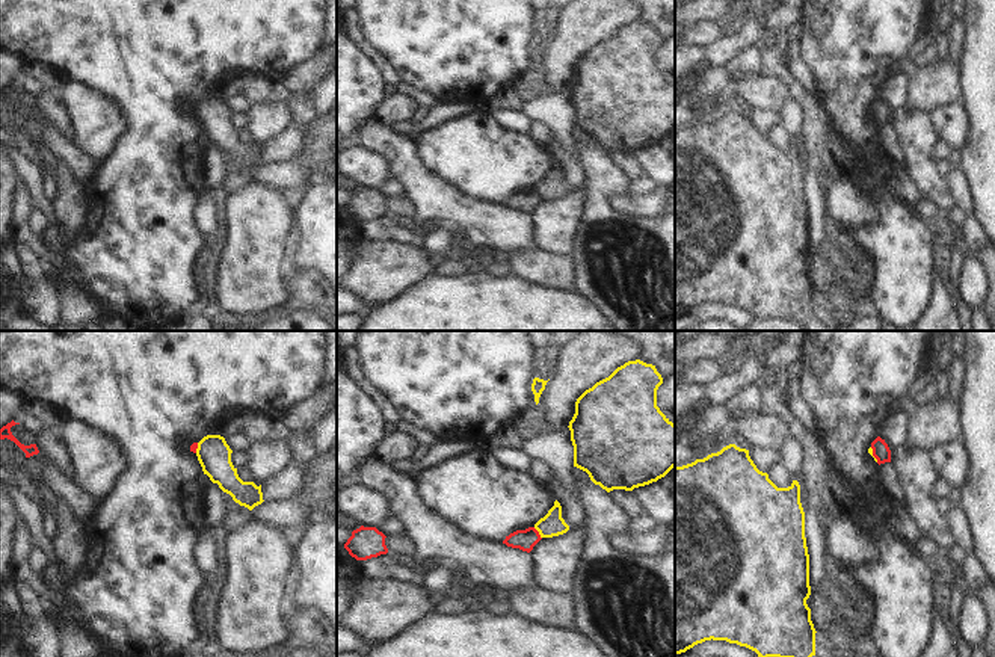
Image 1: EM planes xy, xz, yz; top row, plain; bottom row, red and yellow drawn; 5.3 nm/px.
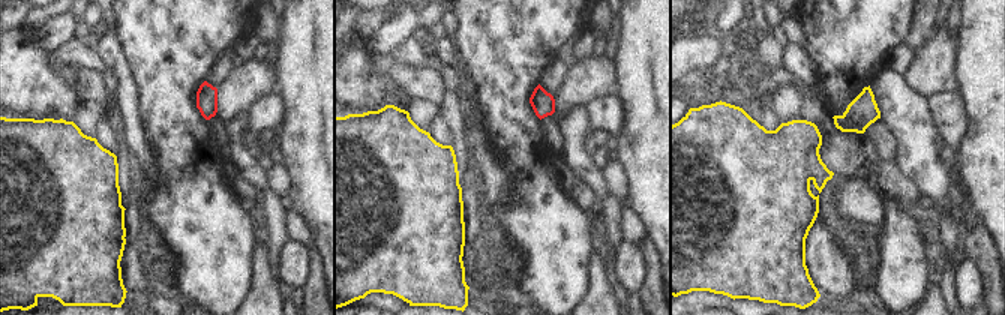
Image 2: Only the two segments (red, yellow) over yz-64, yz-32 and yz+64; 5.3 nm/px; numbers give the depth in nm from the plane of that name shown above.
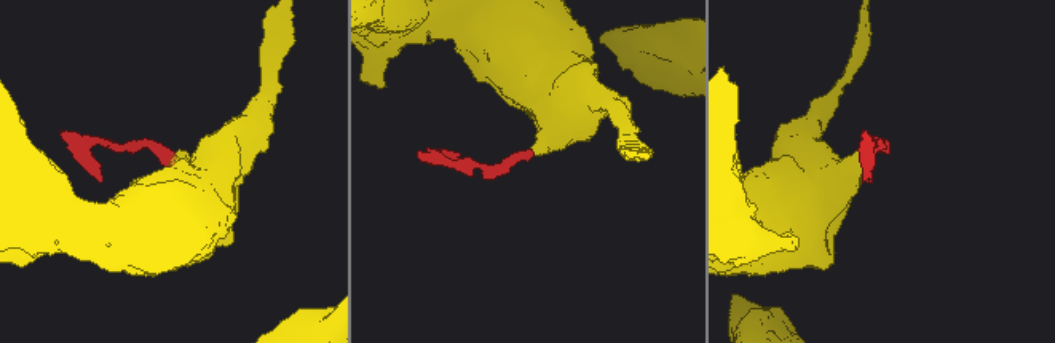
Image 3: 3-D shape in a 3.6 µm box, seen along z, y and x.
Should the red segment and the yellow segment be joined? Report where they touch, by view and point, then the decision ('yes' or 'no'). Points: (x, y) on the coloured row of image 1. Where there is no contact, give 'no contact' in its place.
xz (538, 533) | no

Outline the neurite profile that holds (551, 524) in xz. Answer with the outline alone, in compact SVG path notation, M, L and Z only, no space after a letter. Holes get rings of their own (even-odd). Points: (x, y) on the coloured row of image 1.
M557 500L548 514L534 524L534 529L541 538L559 536L569 530L569 526L562 518L562 506Z

